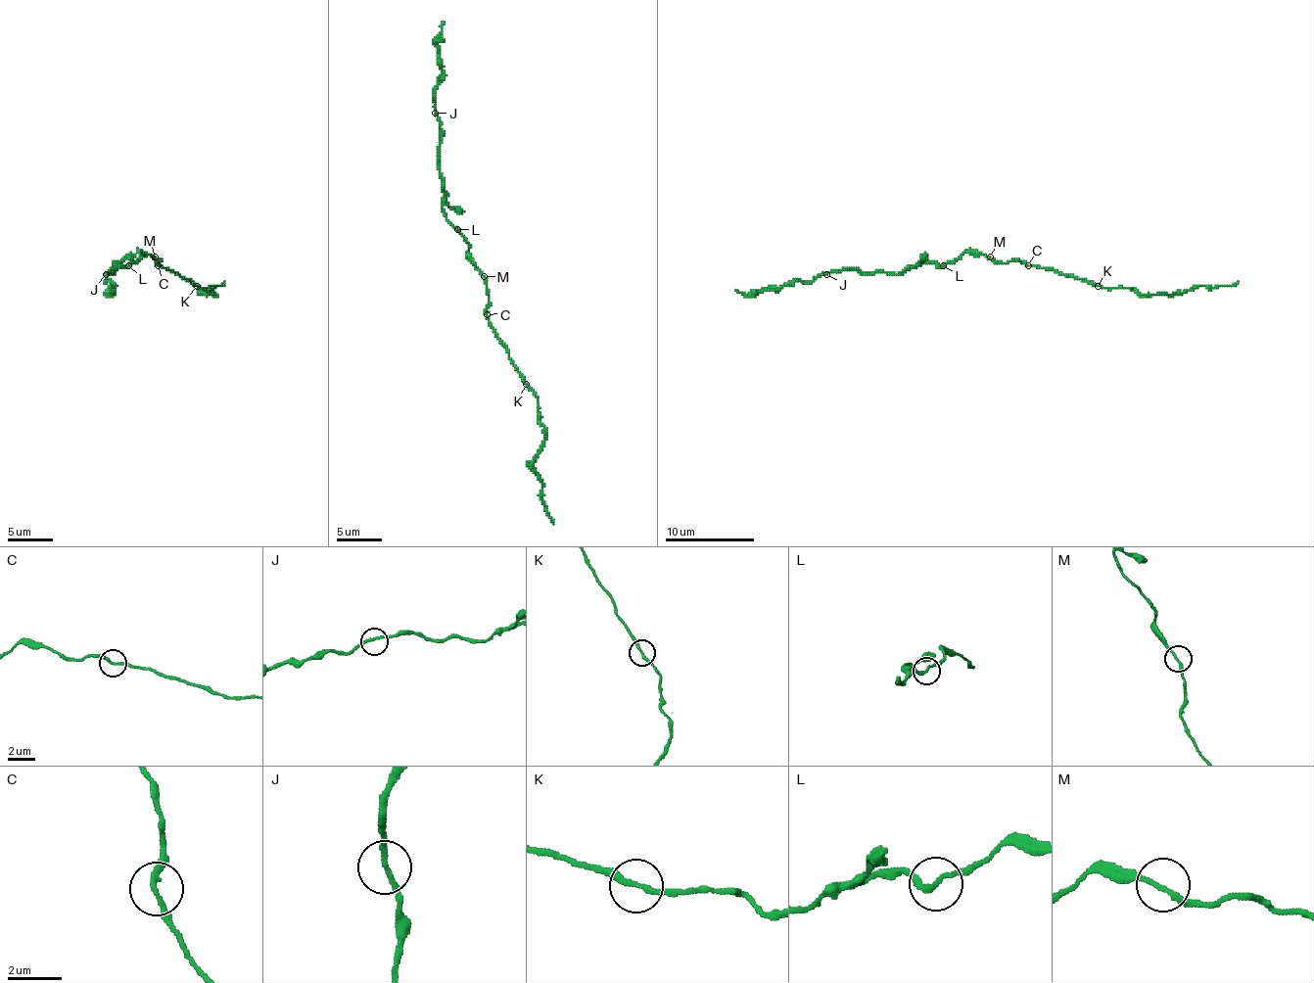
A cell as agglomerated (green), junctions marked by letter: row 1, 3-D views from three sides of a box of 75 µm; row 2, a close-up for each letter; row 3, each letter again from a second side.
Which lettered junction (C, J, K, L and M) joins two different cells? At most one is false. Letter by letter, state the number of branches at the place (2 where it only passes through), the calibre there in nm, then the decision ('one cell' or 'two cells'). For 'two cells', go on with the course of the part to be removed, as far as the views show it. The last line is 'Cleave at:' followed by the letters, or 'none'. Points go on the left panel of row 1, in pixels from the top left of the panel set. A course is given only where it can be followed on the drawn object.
C: 2 branches meet; 190 nm thick; one cell
J: 2 branches meet; 190 nm thick; one cell
K: 2 branches meet; 200 nm thick; two cells; foreign part runs (198, 286), (209, 288), (215, 295), (205, 292), (224, 281)
L: 2 branches meet; 170 nm thick; one cell
M: 2 branches meet; 190 nm thick; one cell
Cleave at: K

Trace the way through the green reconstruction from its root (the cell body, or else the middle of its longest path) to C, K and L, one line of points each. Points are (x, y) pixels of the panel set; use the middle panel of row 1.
C: (482, 276), (489, 296), (487, 314)
K: (482, 276), (489, 296), (489, 325), (527, 383)
L: (482, 276), (464, 236), (457, 229)

